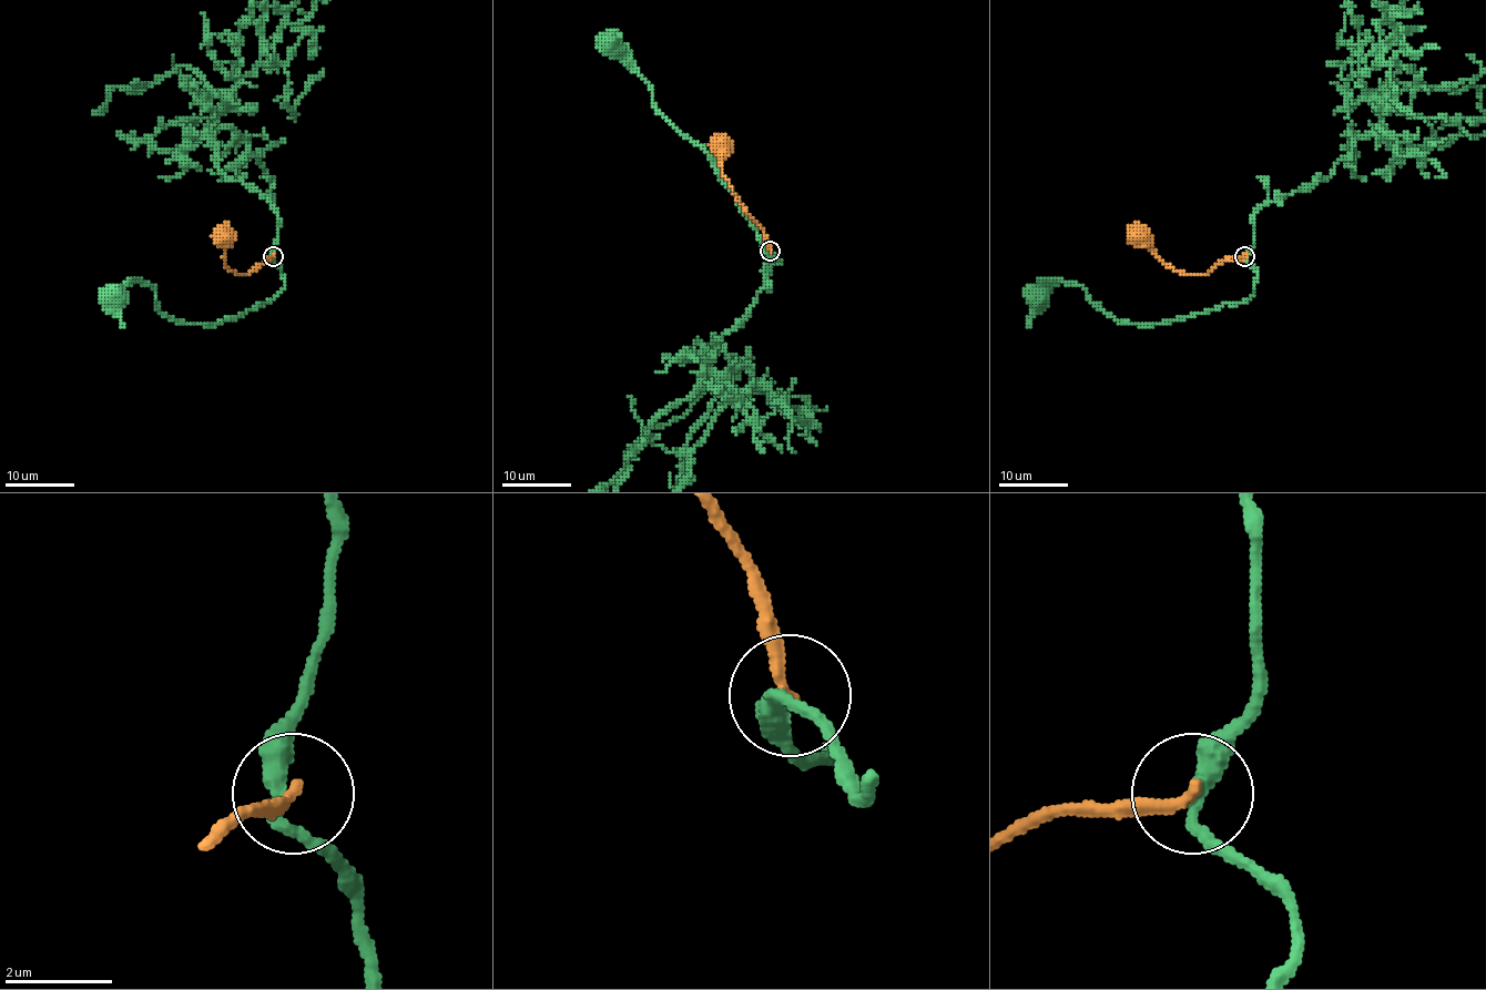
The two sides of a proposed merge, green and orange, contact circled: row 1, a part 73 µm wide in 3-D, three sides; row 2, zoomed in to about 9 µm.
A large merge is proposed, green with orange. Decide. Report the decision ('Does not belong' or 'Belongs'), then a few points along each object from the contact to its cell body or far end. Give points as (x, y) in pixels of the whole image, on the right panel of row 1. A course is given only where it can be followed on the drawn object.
Does not belong. Course of green: (1245, 256), (1244, 259), (1258, 274), (1248, 298), (1153, 324), (1118, 323), (1077, 284), (1057, 283), (1037, 295). Course of orange: (1244, 256), (1224, 259), (1205, 274), (1187, 275), (1168, 265), (1130, 225)

